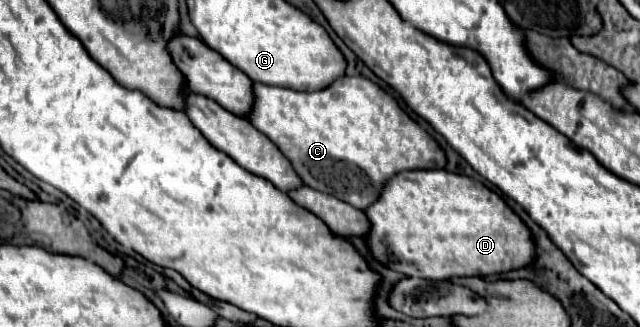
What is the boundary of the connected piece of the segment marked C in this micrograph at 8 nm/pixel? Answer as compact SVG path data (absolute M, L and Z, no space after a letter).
M346 75L340 81L334 81L328 89L314 93L254 83L254 95L256 105L248 121L278 145L278 149L292 161L302 181L316 191L340 197L342 201L350 203L360 211L378 201L380 191L384 191L386 183L396 173L446 167L446 153L436 143L436 139L428 131L424 131L414 119L410 119L390 93L386 93L366 77Z

